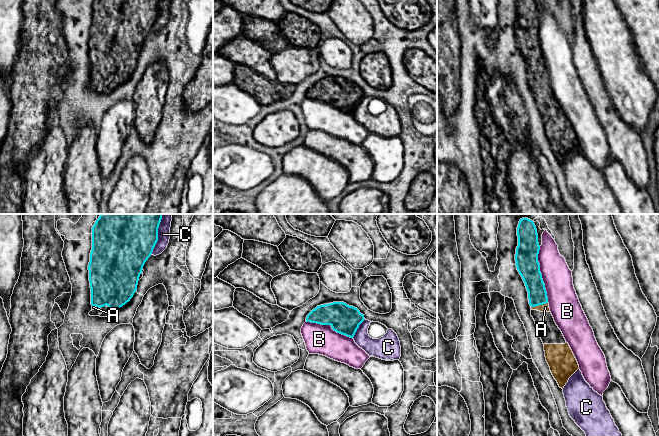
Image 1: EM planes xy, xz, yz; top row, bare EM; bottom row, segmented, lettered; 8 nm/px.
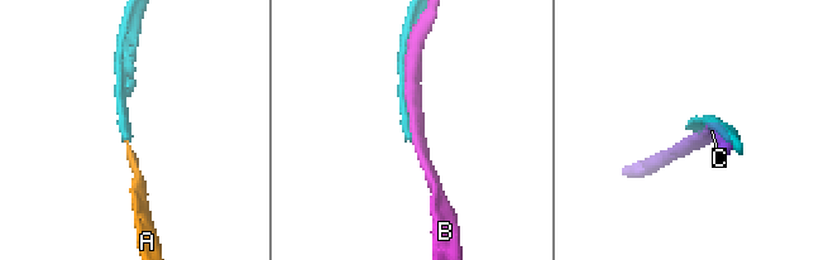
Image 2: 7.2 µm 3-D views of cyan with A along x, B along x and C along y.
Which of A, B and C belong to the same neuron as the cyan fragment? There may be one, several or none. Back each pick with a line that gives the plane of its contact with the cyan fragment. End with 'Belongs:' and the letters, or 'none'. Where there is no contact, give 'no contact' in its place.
A: yz
Belongs: A

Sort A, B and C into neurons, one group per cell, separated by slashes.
A / B / C

